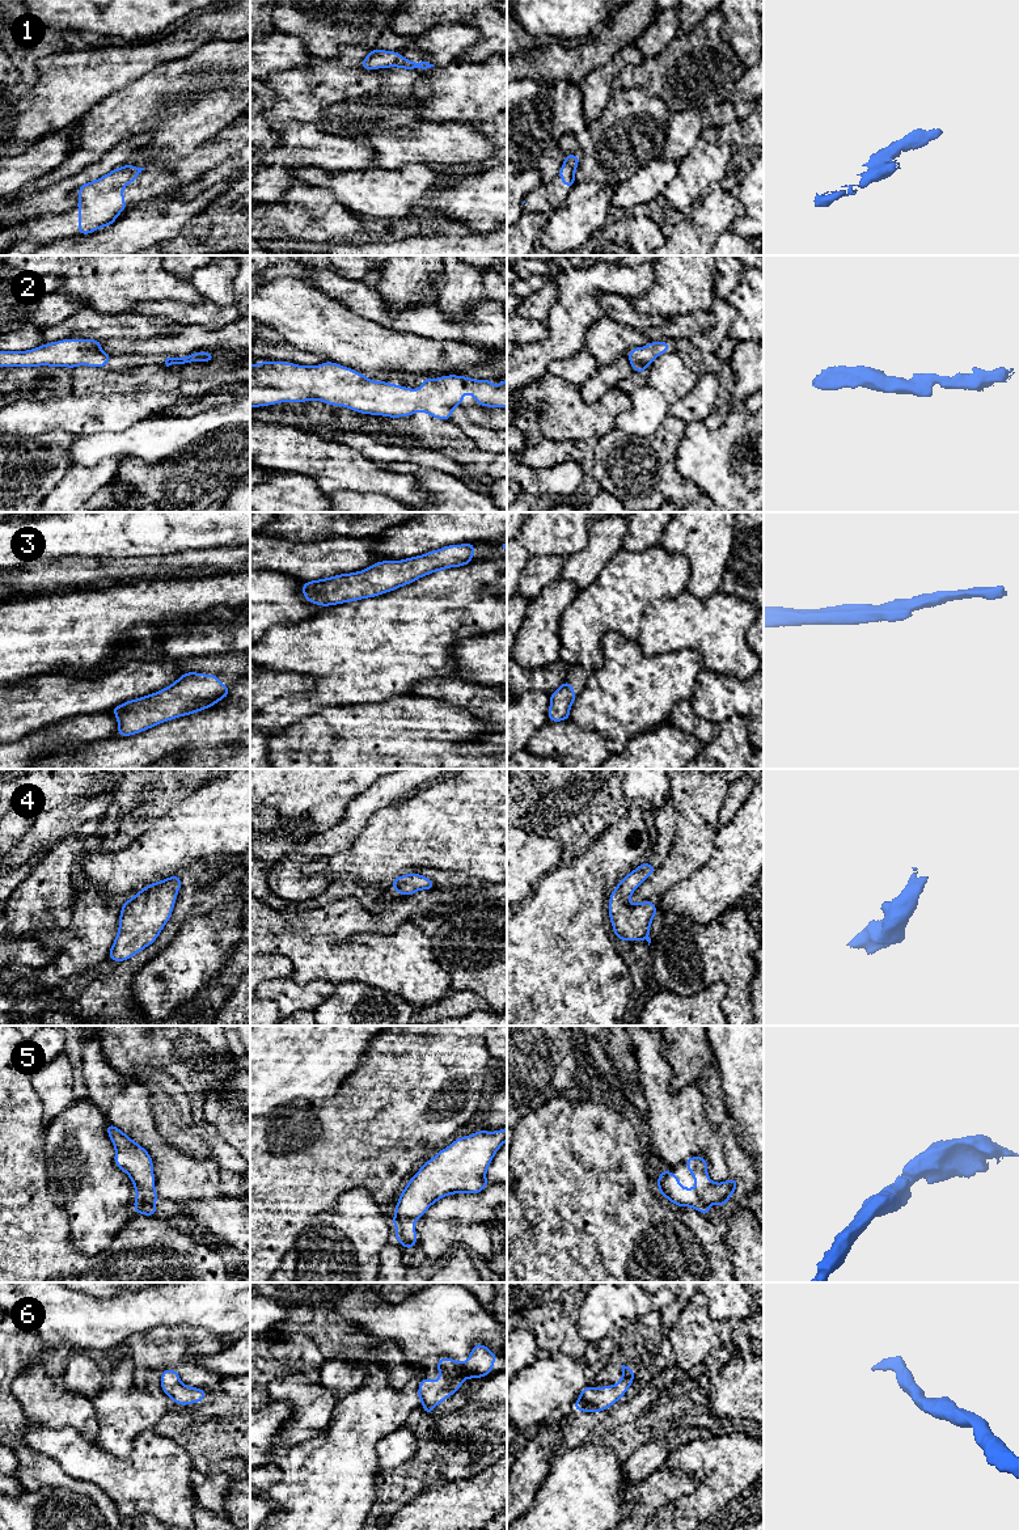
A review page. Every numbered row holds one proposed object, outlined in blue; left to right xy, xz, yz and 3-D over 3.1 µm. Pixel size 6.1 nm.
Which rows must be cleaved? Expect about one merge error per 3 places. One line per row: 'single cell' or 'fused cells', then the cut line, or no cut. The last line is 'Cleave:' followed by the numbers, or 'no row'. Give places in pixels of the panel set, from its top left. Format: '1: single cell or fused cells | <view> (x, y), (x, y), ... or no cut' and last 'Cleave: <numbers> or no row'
1: single cell | no cut
2: single cell | no cut
3: single cell | no cut
4: single cell | no cut
5: single cell | no cut
6: single cell | no cut
Cleave: no row

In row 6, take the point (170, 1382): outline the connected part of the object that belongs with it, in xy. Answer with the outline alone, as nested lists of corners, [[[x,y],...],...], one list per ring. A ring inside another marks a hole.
[[[178,1369],[161,1371],[161,1389],[174,1403],[181,1406],[202,1402],[207,1395],[203,1389],[185,1386],[181,1382]]]

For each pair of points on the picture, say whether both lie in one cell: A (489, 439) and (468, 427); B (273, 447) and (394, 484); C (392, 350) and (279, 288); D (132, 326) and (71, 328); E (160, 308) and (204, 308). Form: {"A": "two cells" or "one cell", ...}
{"A": "one cell", "B": "one cell", "C": "one cell", "D": "one cell", "E": "one cell"}

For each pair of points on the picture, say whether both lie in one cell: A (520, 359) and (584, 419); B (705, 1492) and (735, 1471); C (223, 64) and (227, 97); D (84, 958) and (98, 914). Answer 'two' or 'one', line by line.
A: two
B: one
C: one
D: one

